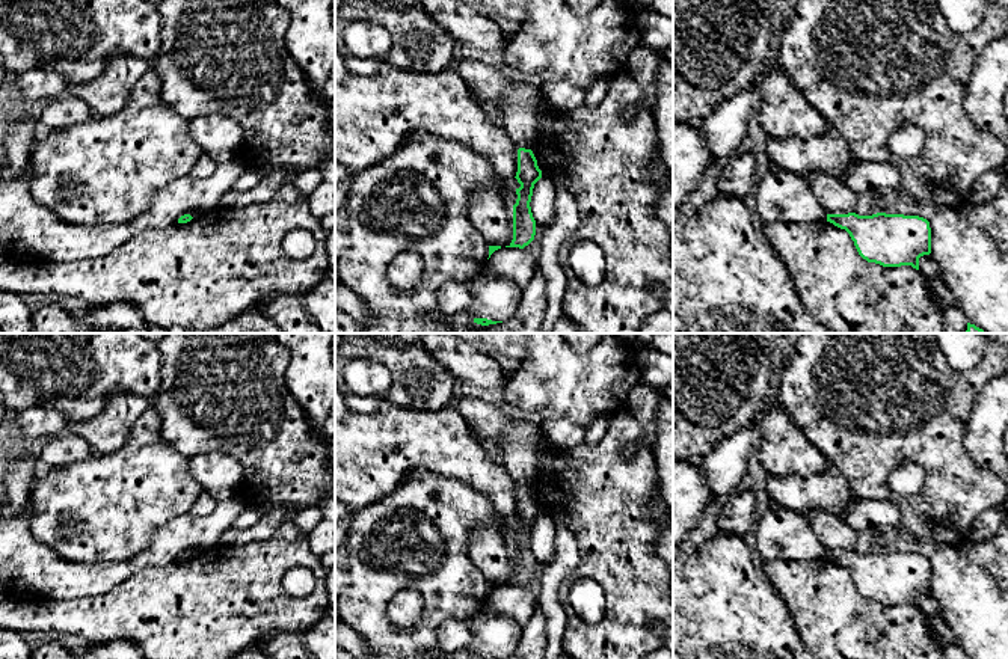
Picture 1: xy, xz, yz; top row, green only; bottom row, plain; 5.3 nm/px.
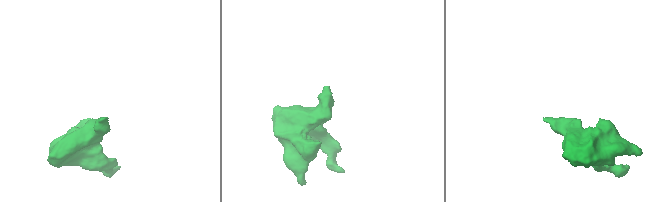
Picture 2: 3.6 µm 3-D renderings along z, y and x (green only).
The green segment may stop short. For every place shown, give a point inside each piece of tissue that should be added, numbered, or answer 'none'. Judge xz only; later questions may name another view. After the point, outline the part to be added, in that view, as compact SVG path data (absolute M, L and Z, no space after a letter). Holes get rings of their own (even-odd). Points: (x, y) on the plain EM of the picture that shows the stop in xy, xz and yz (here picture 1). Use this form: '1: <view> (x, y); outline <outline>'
1: xz (494, 635); outline M487 605L468 618L471 642L466 650L472 656L506 659L512 656L524 635L524 627L513 618L493 612Z

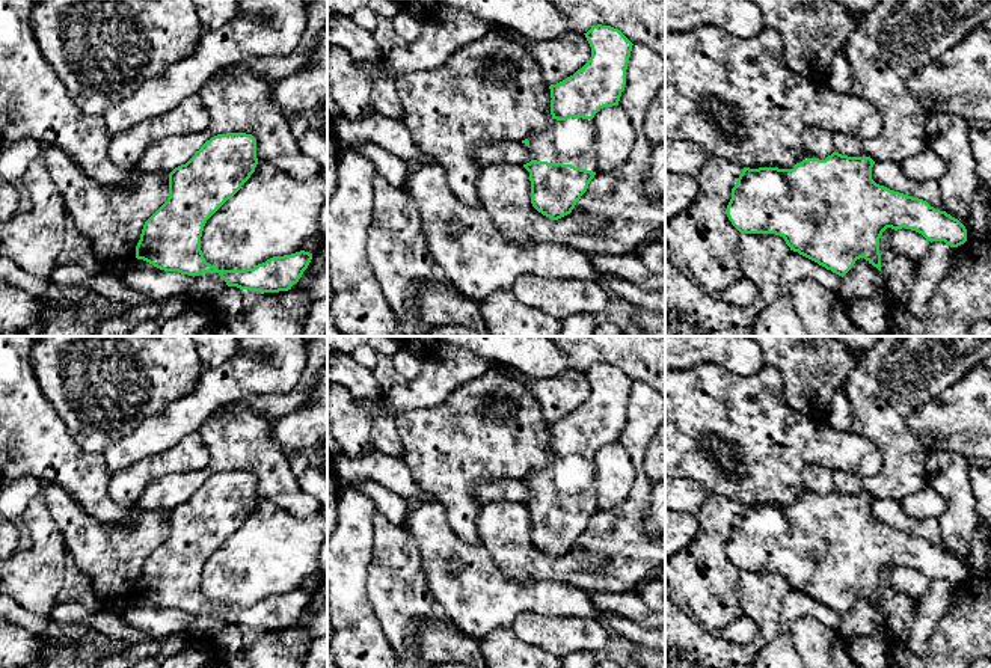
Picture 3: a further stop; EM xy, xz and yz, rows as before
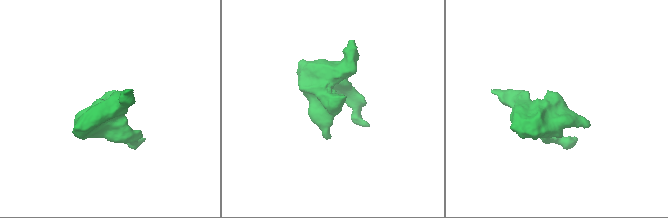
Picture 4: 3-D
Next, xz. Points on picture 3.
1: xz (570, 480); outline M552 457L528 478L531 498L572 502L597 511L593 457Z

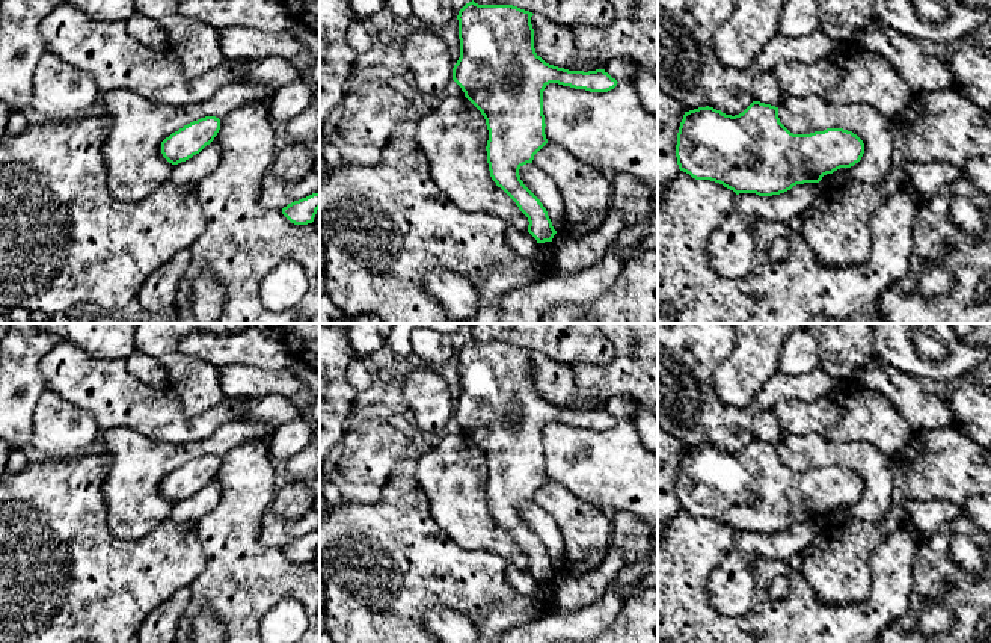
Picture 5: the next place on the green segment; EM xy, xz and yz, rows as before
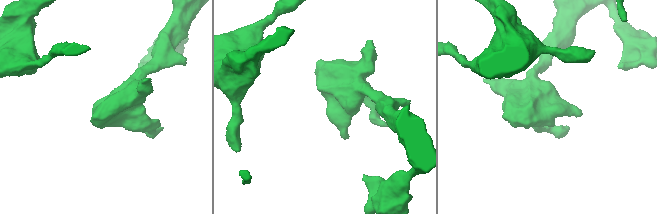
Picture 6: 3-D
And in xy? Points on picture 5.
none

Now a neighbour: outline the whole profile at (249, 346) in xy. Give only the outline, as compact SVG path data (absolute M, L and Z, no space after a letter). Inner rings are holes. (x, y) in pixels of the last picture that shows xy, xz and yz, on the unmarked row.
M255 323L231 334L189 334L179 340L179 350L217 368L244 364L261 370L285 370L293 358L281 338L267 337Z

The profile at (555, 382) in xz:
M532 353L531 362L537 394L558 406L572 405L576 397L575 368L542 353Z

